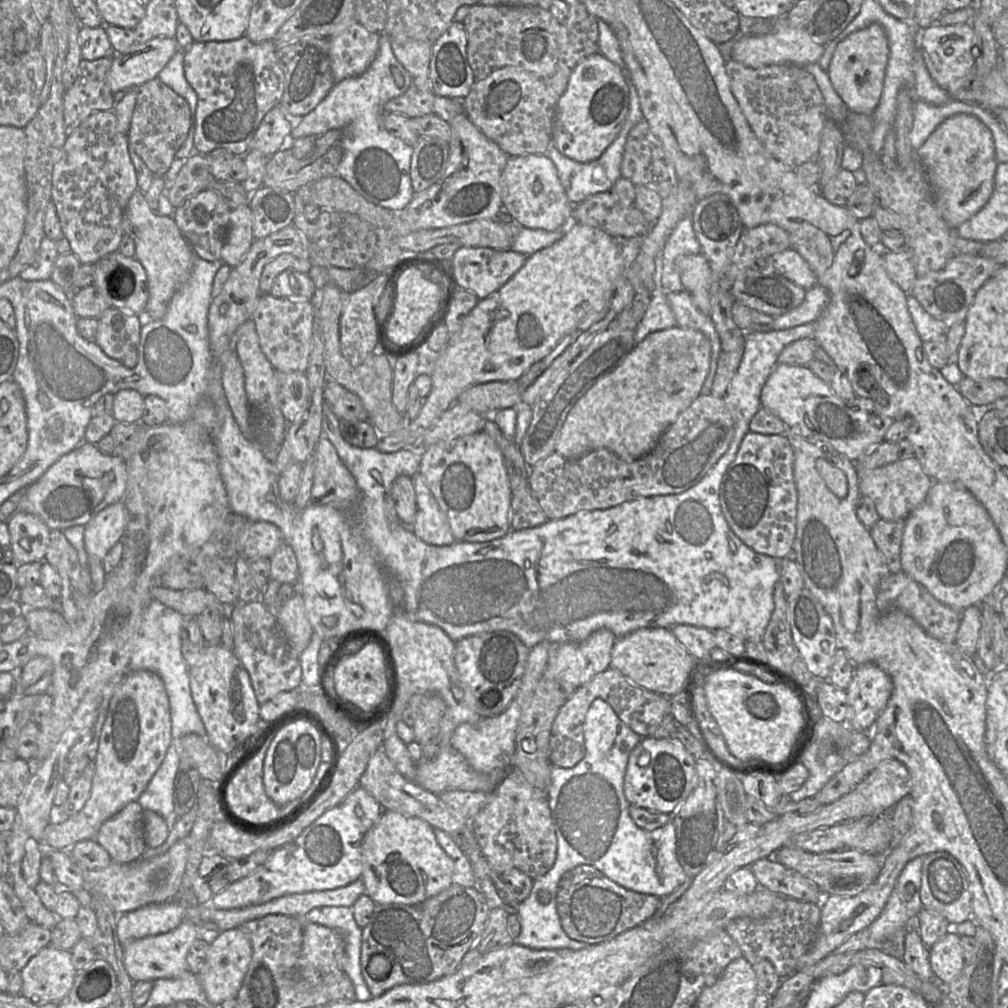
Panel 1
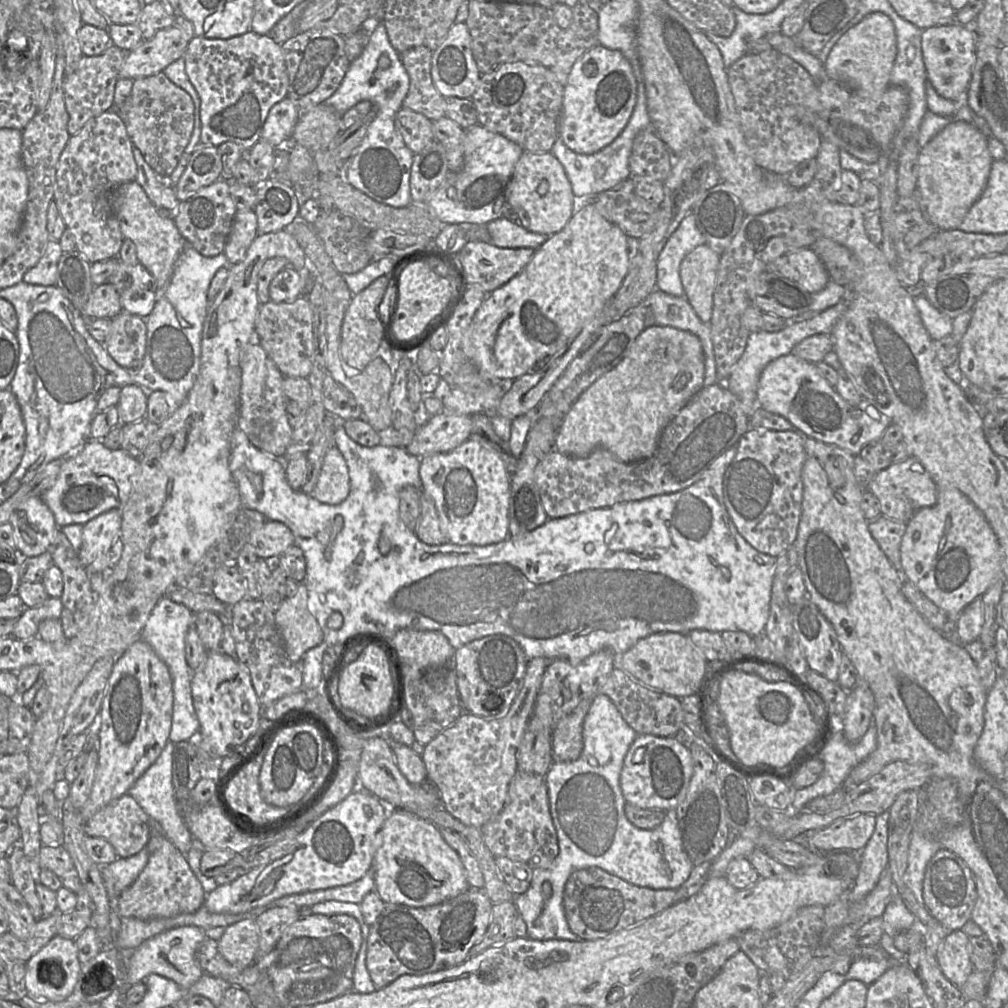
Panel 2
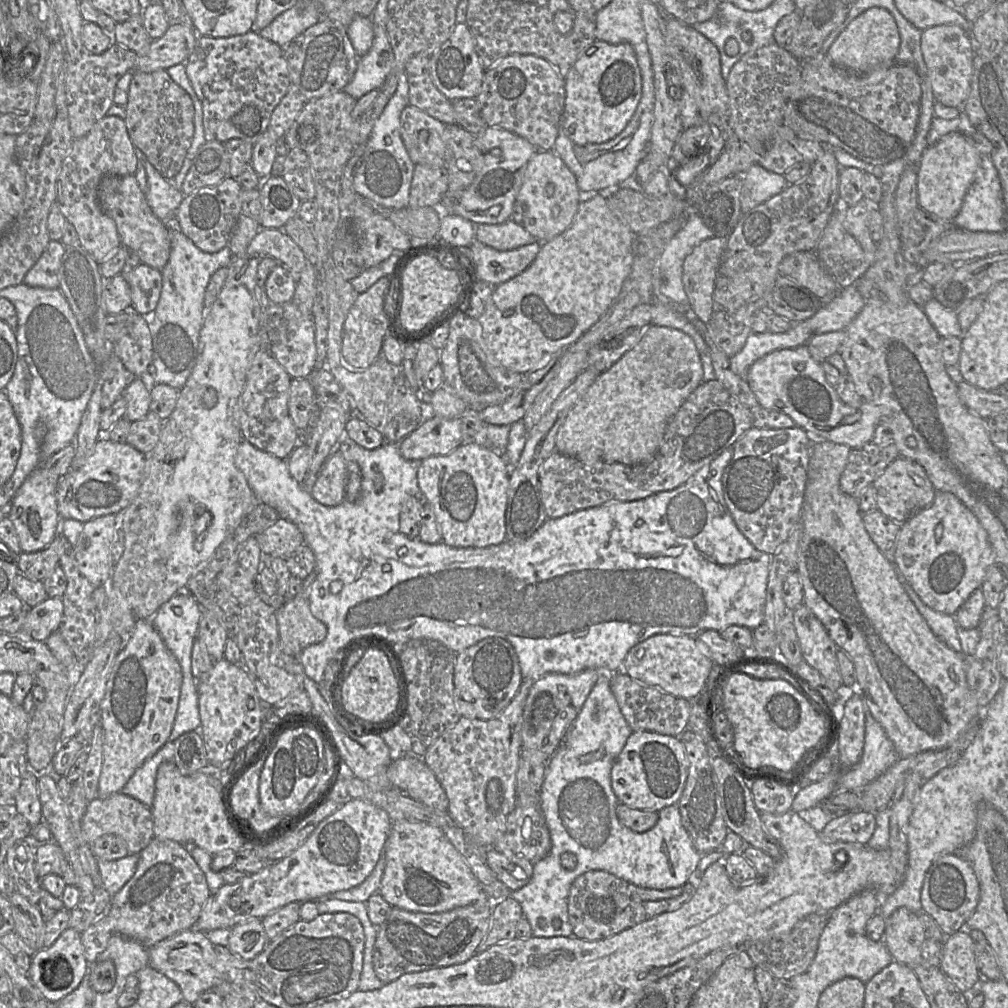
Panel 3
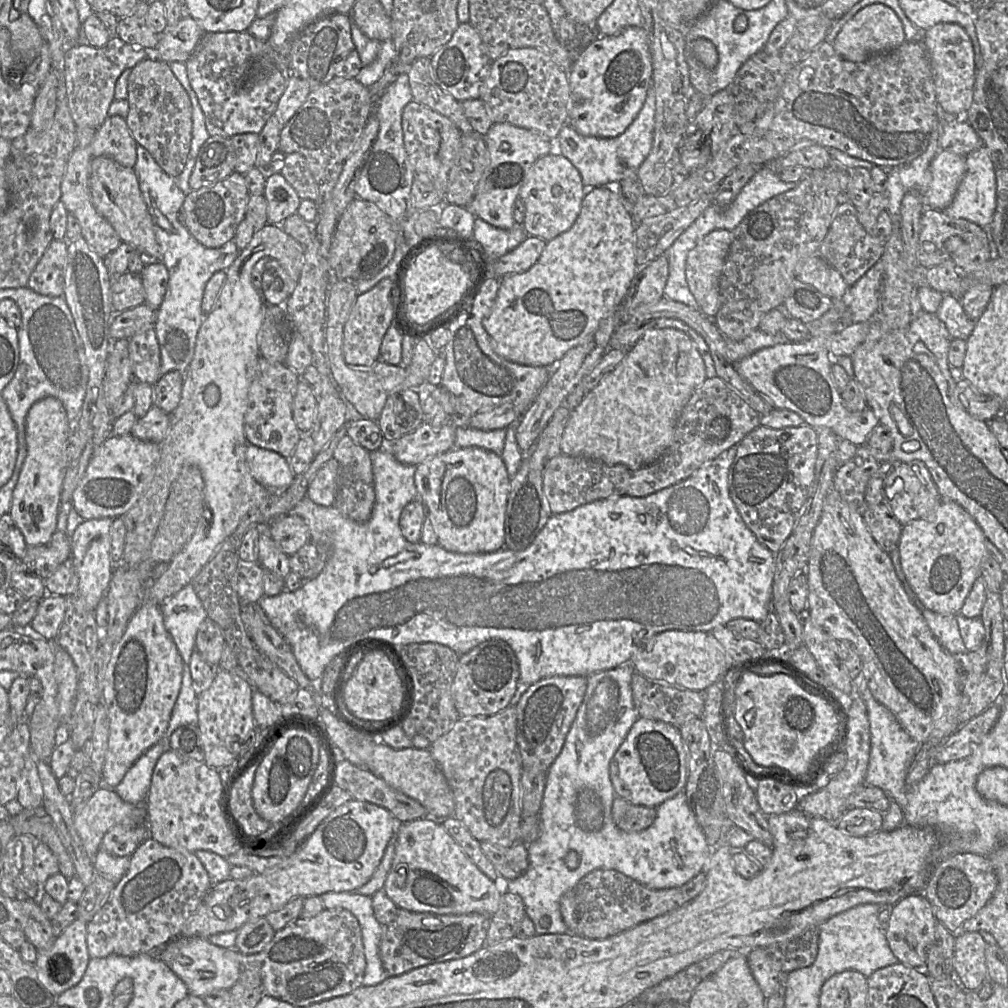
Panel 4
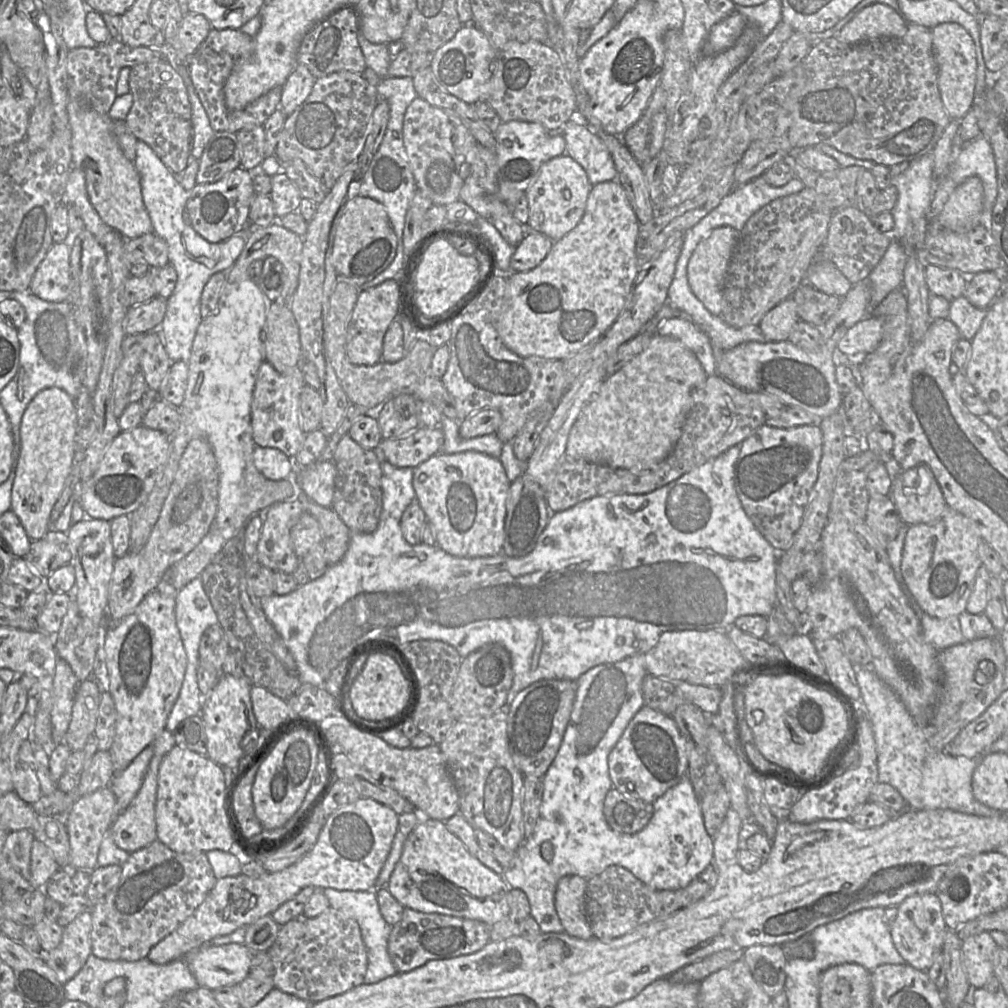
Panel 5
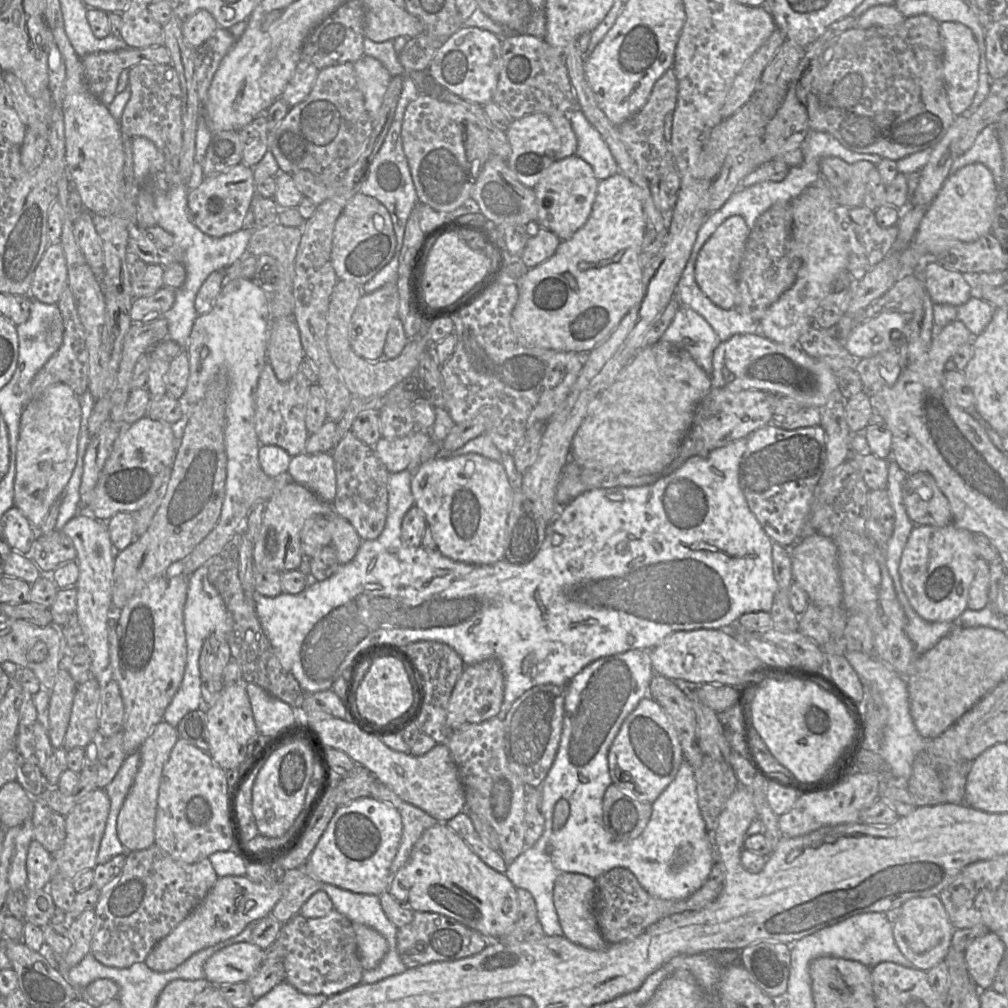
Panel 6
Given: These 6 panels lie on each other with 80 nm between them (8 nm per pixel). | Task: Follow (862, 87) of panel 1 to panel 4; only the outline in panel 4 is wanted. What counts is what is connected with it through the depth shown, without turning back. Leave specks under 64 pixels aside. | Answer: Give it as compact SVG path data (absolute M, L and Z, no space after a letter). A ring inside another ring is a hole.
M875 3L862 8L836 36L833 47L838 55L851 62L863 62L874 54L890 52L905 42L903 24L888 6Z

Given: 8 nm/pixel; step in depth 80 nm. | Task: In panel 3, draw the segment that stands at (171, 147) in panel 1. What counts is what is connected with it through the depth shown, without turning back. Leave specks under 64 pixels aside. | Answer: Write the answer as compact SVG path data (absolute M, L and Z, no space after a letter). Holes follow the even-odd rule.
M167 70L133 72L124 119L129 137L133 145L145 154L148 161L164 178L173 179L180 171L193 141L192 99L170 77Z

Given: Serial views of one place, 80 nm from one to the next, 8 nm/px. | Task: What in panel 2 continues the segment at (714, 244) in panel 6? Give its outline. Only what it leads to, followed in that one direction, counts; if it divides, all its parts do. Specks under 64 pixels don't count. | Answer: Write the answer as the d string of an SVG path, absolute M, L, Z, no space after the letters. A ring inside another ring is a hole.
M703 244L688 253L680 265L685 297L699 319L706 324L710 323L713 314L719 264L720 254Z

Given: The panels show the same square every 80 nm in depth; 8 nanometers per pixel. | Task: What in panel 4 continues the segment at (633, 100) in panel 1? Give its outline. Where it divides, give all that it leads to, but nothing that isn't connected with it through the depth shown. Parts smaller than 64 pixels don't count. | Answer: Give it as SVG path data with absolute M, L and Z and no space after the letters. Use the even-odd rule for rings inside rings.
M651 85L641 110L627 129L616 138L582 136L565 124L553 141L554 149L576 167L584 186L599 187L619 182L623 178L624 169L638 170L648 156L653 141L655 110L655 92Z

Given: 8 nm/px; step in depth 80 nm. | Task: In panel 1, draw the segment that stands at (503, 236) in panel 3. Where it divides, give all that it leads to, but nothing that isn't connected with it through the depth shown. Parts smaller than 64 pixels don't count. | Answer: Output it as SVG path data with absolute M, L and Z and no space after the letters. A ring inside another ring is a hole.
M522 226L516 227L516 235L511 250L530 256L535 252L549 247L564 235L564 230L546 231L543 229L529 229Z

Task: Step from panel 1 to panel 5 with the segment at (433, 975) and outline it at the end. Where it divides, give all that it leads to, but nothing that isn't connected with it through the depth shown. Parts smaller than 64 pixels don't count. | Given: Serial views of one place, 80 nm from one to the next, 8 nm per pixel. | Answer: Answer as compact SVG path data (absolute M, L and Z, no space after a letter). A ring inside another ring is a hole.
M405 908L401 920L392 926L388 954L397 973L409 972L432 960L455 958L481 950L490 941L489 928L478 920Z

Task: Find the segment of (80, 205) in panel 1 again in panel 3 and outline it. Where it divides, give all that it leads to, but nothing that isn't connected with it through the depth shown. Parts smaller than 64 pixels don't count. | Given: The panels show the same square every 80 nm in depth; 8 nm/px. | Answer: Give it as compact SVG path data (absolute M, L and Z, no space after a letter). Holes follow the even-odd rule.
M105 116L84 137L74 139L70 153L64 159L56 183L56 203L77 231L80 245L94 258L103 262L121 245L115 222L101 209L97 187L108 175L135 175L137 157L125 124L118 116Z

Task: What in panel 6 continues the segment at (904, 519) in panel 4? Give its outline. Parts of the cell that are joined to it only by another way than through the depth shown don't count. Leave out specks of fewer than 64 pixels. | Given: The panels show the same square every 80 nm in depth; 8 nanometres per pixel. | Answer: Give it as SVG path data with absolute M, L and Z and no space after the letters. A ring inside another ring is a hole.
M907 475L902 484L903 503L914 525L944 527L952 523L950 504L931 475Z

